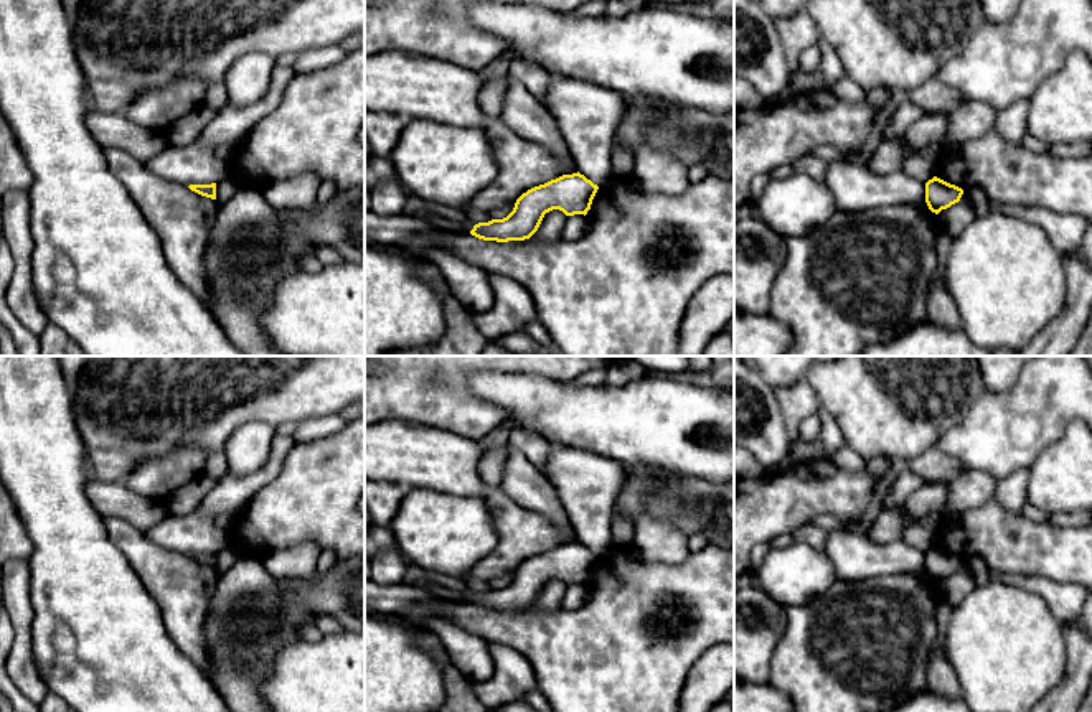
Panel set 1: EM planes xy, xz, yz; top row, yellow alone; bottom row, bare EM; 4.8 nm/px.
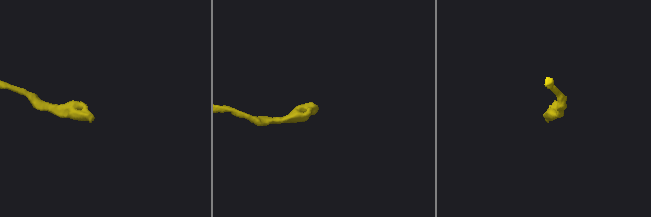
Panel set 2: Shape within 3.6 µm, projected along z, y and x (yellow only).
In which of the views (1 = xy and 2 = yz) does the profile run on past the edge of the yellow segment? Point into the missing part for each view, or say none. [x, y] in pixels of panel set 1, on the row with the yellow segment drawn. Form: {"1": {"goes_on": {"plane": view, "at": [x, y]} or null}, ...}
{"1": {"goes_on": null}, "2": {"goes_on": null}}

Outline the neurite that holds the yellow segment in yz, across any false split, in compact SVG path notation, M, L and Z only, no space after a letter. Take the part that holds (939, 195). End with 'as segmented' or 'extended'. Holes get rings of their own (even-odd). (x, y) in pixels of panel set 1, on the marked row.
M937 176L925 183L925 203L935 214L958 203L962 194L962 188L950 185Z | as segmented

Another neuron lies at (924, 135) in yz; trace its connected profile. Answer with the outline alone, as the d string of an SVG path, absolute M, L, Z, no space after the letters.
M927 112L914 122L904 135L907 153L902 170L907 176L927 183L934 178L935 148L940 145L948 125L948 114Z

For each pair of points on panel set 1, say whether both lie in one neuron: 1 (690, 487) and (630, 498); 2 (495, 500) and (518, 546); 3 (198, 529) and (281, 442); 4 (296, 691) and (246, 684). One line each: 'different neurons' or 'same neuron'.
1: same neuron
2: same neuron
3: same neuron
4: different neurons

